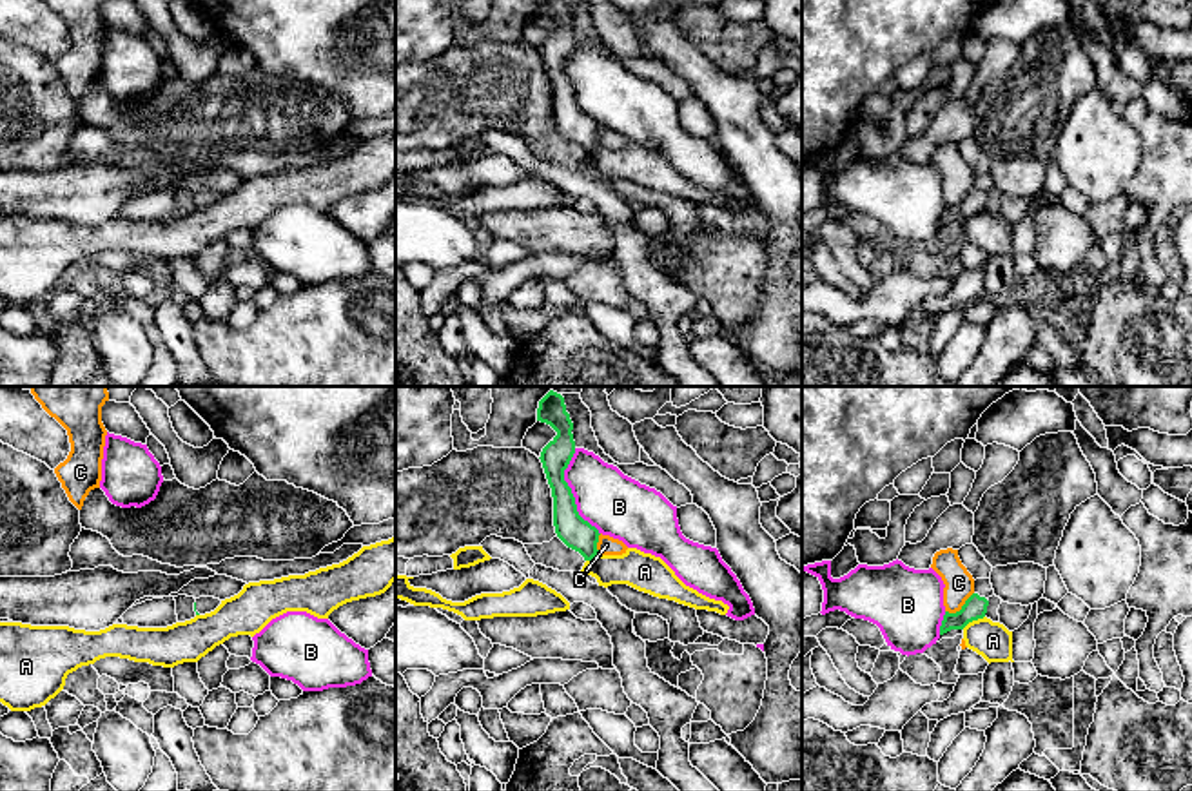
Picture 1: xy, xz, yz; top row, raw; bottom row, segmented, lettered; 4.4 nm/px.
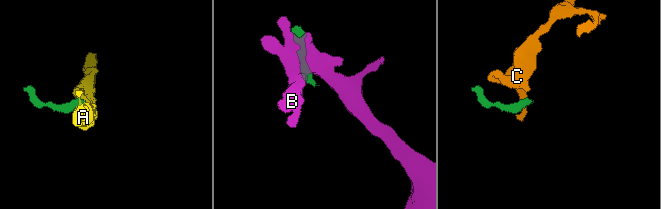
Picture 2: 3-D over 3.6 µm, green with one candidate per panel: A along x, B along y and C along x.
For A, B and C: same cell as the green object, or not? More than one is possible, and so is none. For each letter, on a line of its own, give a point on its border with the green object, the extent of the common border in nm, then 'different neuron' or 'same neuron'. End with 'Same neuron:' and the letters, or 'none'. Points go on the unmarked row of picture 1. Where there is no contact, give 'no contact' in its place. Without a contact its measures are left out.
A: meets green in yz at (973, 213); contact 120 nm long; different neuron
B: meets green in xz at (570, 86); contact 400 nm long; different neuron
C: meets green in yz at (962, 202); contact 160 nm long; different neuron
Same neuron: none

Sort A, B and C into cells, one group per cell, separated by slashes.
A / B / C

